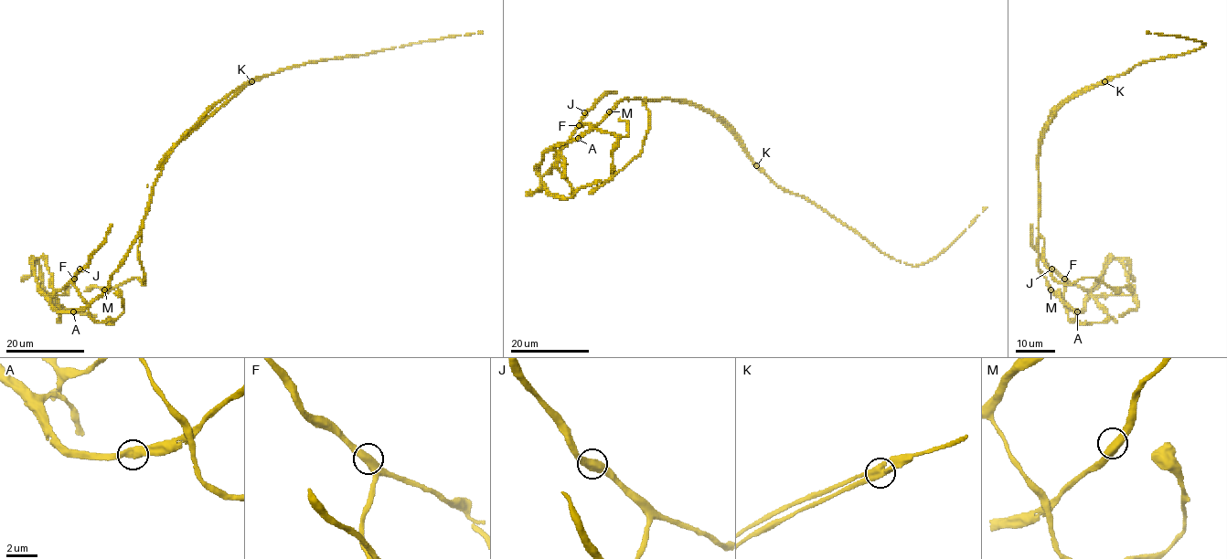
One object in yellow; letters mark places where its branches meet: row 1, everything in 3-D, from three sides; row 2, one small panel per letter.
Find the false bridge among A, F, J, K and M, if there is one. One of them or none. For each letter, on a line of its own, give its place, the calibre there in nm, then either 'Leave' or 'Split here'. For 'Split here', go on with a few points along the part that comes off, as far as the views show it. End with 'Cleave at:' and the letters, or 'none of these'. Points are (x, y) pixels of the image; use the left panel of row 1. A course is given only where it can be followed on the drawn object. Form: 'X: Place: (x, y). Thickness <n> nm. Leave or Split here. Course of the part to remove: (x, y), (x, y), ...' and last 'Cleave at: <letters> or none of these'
A: Place: (73, 311). Thickness 480 nm. Leave
F: Place: (74, 279). Thickness 500 nm. Leave
J: Place: (80, 268). Thickness 500 nm. Leave
K: Place: (251, 81). Thickness 500 nm. Split here. Course of the part to remove: (251, 82), (174, 147), (112, 224), (89, 263), (66, 286), (53, 288), (41, 258), (21, 280)
M: Place: (104, 290). Thickness 480 nm. Leave
Cleave at: K

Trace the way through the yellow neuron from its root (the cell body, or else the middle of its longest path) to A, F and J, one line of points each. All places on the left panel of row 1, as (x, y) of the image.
A: (180, 139), (153, 187), (141, 235), (123, 263), (101, 294), (86, 306), (73, 311)
F: (180, 139), (153, 187), (141, 235), (112, 275), (109, 287), (88, 304), (78, 291), (74, 279)
J: (180, 139), (153, 187), (141, 235), (112, 275), (109, 287), (89, 304), (74, 283), (74, 277), (80, 268)

